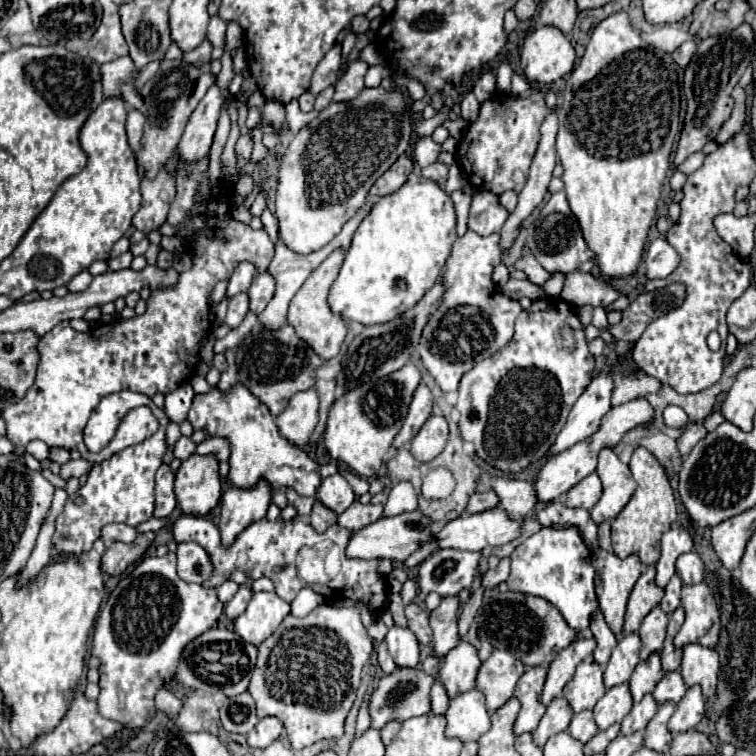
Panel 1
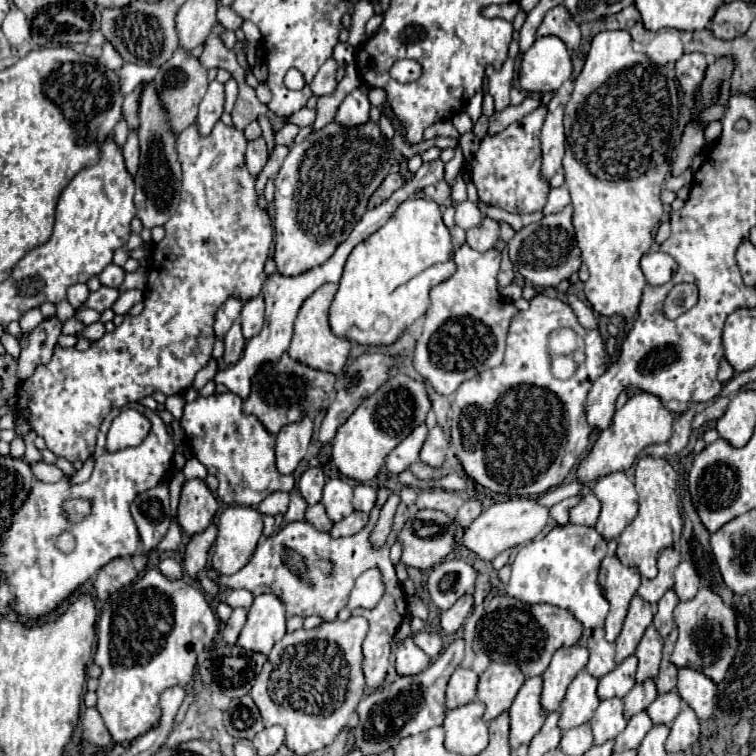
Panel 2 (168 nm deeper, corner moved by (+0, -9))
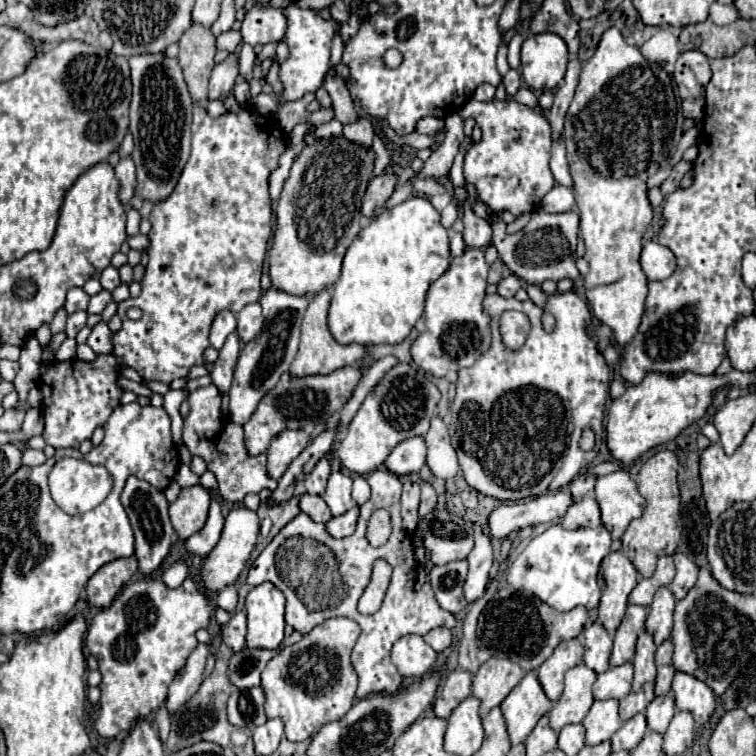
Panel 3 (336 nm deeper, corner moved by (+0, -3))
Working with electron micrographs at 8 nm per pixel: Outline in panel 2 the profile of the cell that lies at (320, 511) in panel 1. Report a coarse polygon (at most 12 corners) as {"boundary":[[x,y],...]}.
{"boundary":[[322,503],[308,505],[306,521],[318,531],[330,531]]}

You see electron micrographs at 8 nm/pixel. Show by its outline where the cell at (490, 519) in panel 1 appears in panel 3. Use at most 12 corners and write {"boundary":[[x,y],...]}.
{"boundary":[[550,491],[500,503],[488,517],[490,537],[562,519],[572,497]]}

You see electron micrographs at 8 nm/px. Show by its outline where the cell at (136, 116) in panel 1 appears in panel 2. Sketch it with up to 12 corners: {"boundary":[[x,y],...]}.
{"boundary":[[130,131],[122,147],[124,163],[130,175],[138,171],[138,137]]}

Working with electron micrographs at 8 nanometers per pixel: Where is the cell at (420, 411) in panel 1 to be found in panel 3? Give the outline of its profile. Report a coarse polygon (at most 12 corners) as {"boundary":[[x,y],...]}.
{"boundary":[[422,437],[398,443],[384,461],[394,475],[418,473],[426,463]]}

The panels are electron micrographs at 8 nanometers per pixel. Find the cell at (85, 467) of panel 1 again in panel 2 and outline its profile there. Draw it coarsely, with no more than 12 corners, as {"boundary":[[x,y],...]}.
{"boundary":[[32,463],[36,479],[56,483],[64,475],[56,465]]}

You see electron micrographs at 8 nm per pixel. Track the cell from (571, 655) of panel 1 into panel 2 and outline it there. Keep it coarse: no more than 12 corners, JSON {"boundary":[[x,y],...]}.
{"boundary":[[562,647],[544,671],[542,707],[552,713],[578,671],[588,649]]}

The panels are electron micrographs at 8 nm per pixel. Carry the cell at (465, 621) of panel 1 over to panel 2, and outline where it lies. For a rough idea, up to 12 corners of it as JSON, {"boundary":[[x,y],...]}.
{"boundary":[[456,639],[426,671],[396,677],[356,707],[352,747],[382,755],[442,725]]}

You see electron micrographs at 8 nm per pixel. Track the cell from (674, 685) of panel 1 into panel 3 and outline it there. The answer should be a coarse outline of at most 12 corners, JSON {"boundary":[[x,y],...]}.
{"boundary":[[672,695],[656,697],[646,707],[648,727],[656,733],[668,729],[676,713]]}

